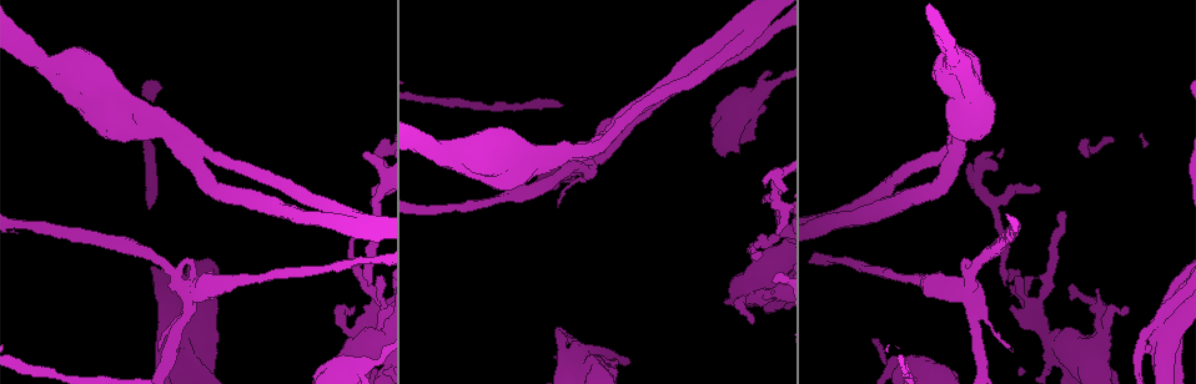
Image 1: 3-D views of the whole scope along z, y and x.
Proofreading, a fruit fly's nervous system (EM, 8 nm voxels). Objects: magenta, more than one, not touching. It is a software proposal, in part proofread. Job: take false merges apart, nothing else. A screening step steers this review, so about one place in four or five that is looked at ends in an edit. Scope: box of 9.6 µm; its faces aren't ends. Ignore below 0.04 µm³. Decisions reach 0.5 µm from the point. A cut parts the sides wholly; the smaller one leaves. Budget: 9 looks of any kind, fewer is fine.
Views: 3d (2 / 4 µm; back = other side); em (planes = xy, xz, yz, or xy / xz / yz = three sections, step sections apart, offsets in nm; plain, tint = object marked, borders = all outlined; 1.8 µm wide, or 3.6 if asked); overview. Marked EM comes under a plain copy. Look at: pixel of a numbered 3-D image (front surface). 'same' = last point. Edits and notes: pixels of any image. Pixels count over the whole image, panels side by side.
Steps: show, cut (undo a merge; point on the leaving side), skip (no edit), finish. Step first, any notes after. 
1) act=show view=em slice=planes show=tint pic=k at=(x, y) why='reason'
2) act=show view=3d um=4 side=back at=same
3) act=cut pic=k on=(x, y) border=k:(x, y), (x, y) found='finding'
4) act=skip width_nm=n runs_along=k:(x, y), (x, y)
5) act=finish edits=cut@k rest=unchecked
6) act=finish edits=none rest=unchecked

act=show view=em slice=yz step=4 show=tint pic=1 at=(591, 153) why='three arms meet'

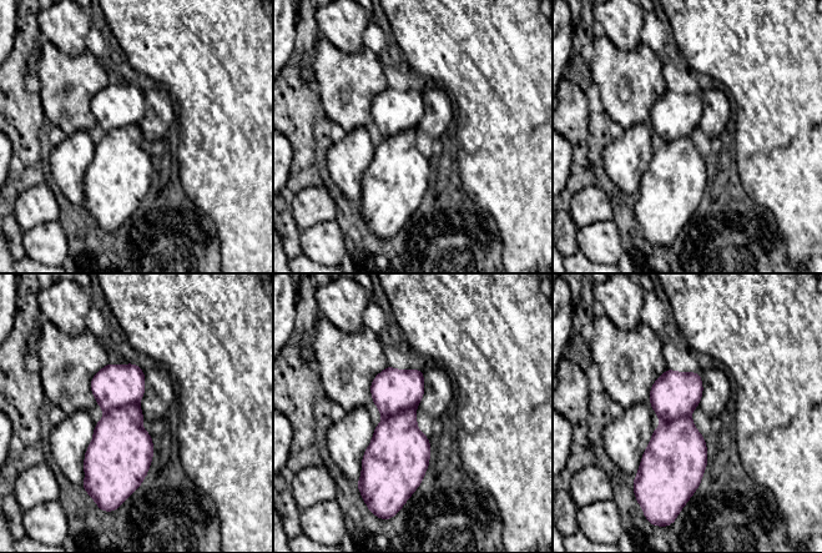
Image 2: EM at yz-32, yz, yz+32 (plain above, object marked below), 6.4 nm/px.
act=show view=em slice=planes show=tint at=same why='cut it another way'

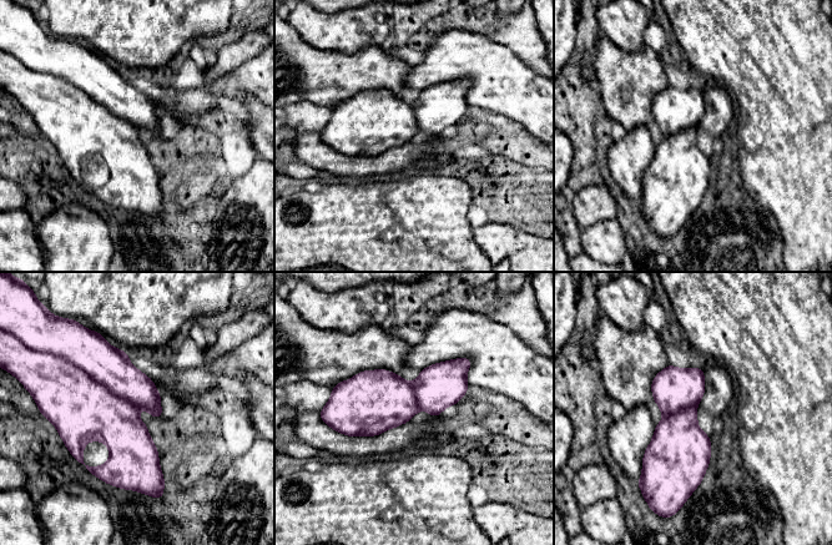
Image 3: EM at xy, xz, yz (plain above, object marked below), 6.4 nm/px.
act=cut pic=3 on=(86, 349) border=3:(65, 361), (80, 367), (136, 408) found='two cells meet here'

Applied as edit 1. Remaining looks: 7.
act=show view=overview

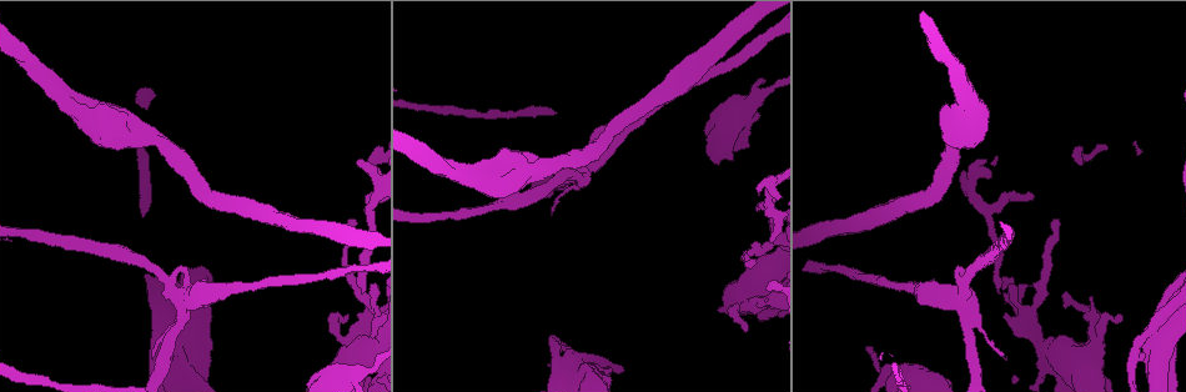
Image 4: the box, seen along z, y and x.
act=show view=em slice=planes show=tint pic=4 at=(579, 174) why='branch point'

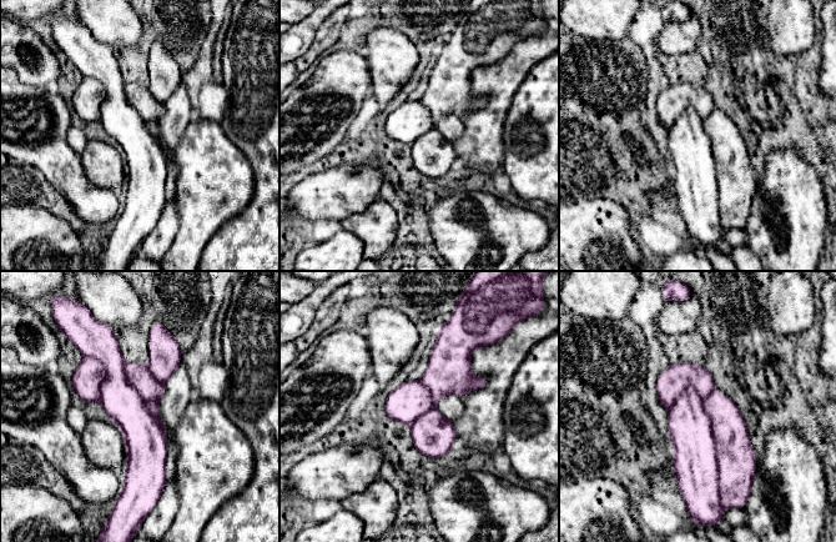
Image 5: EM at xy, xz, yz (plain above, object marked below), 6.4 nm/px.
act=cut pic=5 on=(695, 465) part_leaving=5:(114, 341), (134, 486) found='two cells meet here'

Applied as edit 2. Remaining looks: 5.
act=show view=overview

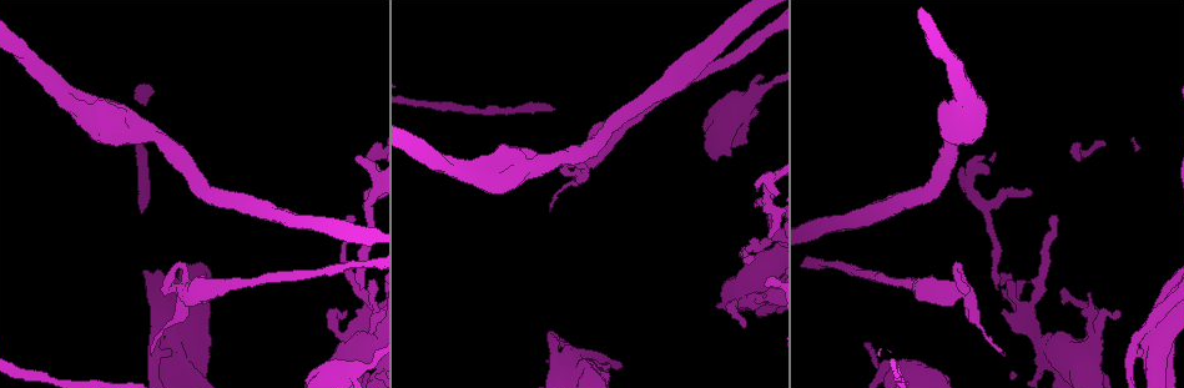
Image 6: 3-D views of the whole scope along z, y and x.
act=show view=3d um=4 pic=6 at=(1160, 331) why='sharp bend'

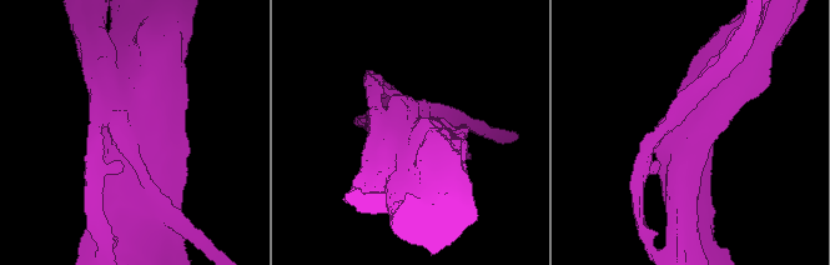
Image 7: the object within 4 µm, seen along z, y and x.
act=show view=em um=3.6 slice=xz step=4 show=tint pic=7 at=(405, 129) why='shape alone is not enough'

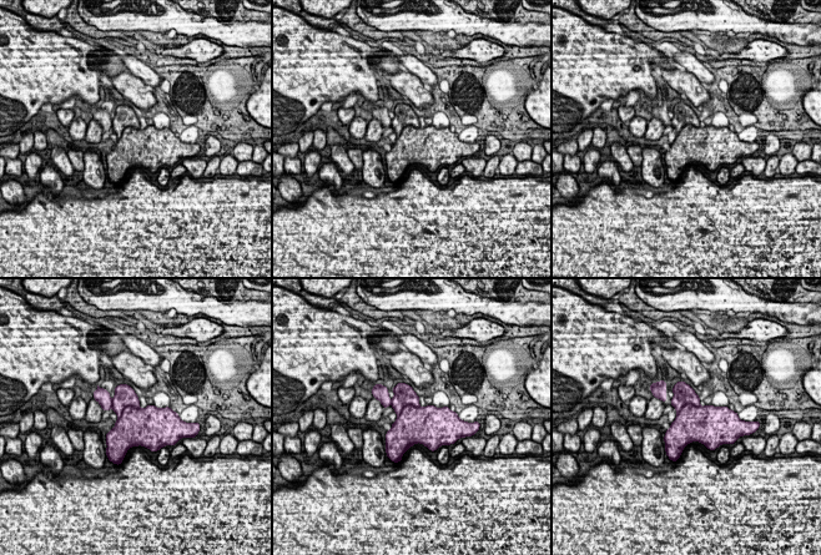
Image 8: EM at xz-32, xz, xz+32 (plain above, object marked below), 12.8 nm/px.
act=skip found='continuous, no second cell'

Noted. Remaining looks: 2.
act=show view=em um=3.6 slice=yz step=8 show=tint pic=6 at=(1090, 327) why='sharp bend'

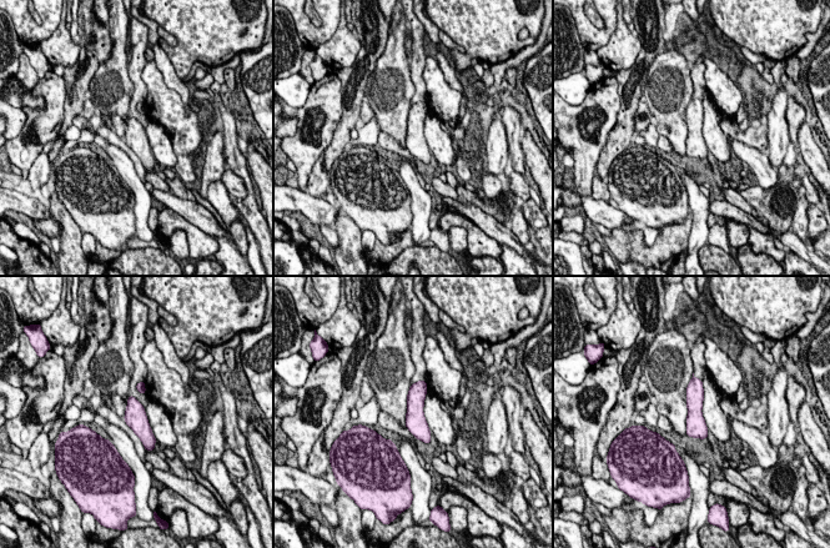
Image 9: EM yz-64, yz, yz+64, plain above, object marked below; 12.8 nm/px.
act=show view=em um=3.6 slice=planes show=tint at=same

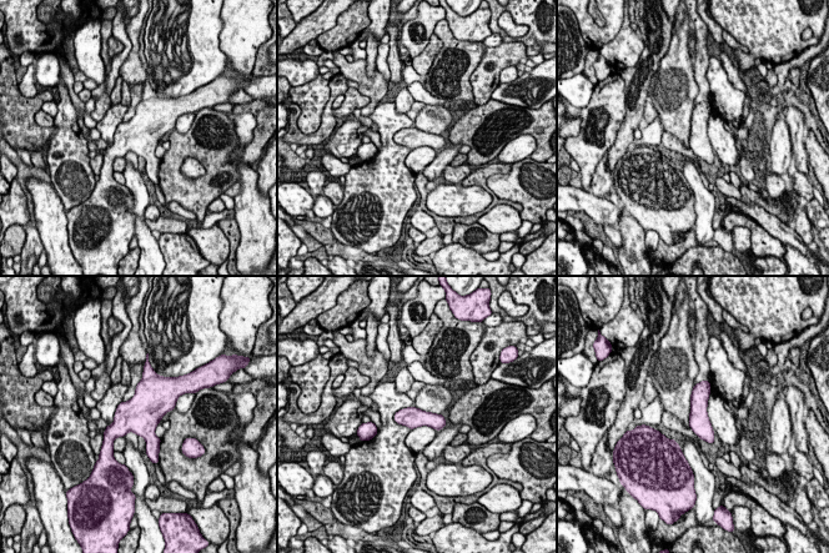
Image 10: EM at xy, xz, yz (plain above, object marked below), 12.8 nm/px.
act=skip runs_along=10:(706, 383), (699, 423), (711, 440) found='continuous, no second cell'

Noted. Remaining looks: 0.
act=finish edits=cut@3,cut@5 rest=unchecked

